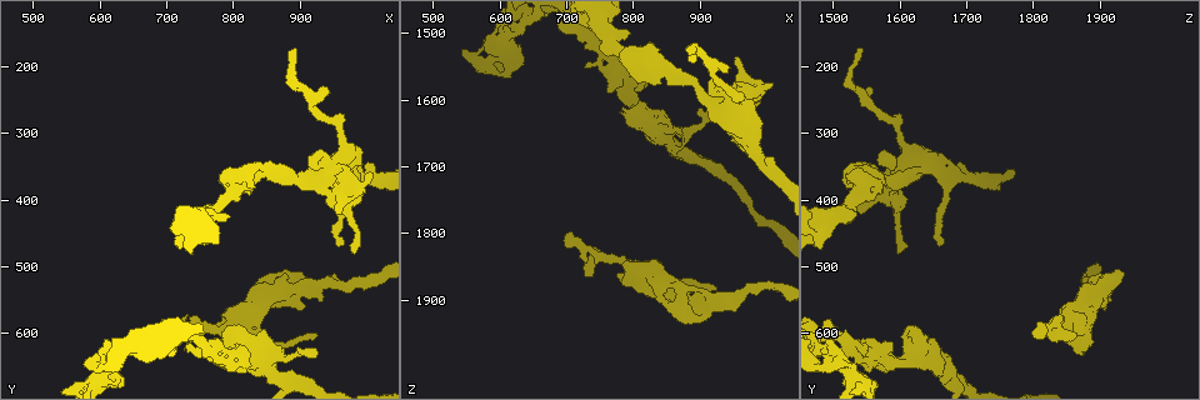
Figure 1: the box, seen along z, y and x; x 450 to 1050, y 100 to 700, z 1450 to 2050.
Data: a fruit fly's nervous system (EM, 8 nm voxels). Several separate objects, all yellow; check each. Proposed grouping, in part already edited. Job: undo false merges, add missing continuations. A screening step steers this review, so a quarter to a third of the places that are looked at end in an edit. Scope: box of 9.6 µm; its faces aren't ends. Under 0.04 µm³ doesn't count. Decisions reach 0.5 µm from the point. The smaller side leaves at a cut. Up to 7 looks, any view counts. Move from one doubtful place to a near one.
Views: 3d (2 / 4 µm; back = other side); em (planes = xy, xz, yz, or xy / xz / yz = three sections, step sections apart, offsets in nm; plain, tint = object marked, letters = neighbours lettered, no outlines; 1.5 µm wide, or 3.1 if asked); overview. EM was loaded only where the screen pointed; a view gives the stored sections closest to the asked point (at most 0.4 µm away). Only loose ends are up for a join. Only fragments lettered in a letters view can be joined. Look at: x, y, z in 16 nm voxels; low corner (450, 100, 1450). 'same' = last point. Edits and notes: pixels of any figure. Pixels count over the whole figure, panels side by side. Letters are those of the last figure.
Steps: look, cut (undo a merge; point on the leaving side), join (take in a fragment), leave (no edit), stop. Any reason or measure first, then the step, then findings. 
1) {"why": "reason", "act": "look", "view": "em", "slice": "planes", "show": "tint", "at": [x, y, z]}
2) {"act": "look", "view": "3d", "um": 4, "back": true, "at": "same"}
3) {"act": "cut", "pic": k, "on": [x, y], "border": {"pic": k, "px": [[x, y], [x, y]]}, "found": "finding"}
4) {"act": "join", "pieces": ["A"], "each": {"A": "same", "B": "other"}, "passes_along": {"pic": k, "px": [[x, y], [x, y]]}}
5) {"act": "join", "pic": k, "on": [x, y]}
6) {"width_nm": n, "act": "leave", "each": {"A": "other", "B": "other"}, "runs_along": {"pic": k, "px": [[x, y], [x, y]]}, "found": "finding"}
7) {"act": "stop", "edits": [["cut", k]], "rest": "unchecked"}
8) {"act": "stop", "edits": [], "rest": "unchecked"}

{"why": "an open end", "act": "look", "view": "3d", "um": 4, "at": [980, 480, 1595]}

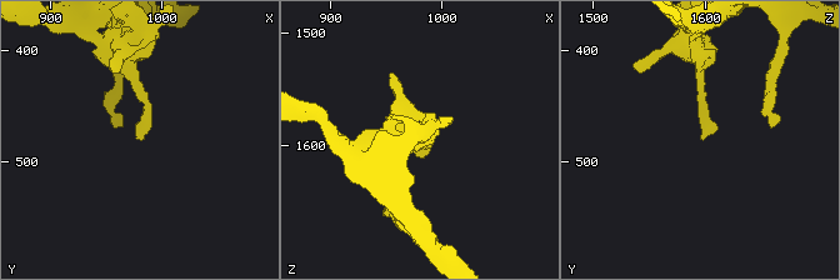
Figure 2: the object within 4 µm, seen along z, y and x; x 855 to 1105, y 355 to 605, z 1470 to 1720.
{"why": "shape alone is not enough", "act": "look", "view": "em", "slice": "planes", "show": "letters", "at": [978, 480, 1598]}

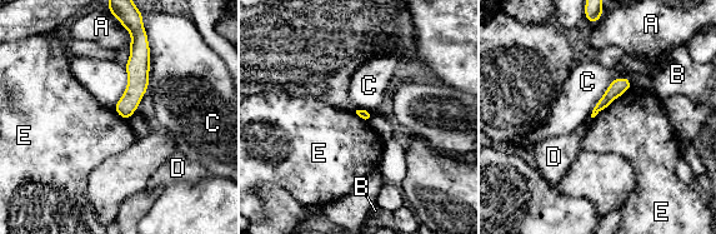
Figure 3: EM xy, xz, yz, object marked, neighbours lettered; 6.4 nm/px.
{"act": "leave", "each": {"A": "other", "B": "other", "C": "other", "D": "other", "E": "other"}, "runs_along": {"pic": 3, "px": [[138, 45], [138, 84], [125, 115]]}, "found": "no lettered fragment goes on from it"}

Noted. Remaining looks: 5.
{"why": "an open end", "act": "look", "view": "3d", "um": 2, "at": [1010, 355, 1575]}

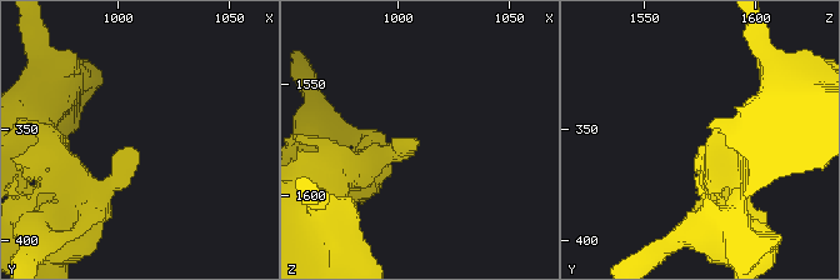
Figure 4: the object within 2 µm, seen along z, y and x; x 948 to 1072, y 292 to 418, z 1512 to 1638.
{"act": "look", "view": "em", "slice": "yz", "step": 8, "show": "letters", "at": [1007, 360, 1574]}

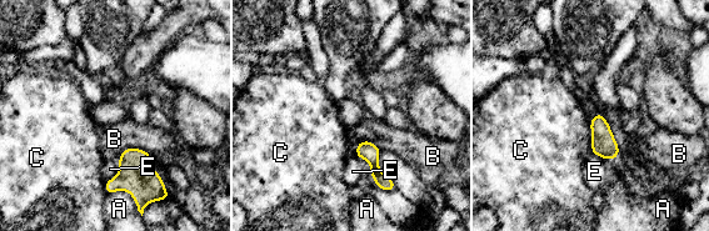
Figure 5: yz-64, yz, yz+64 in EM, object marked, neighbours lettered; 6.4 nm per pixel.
{"act": "look", "view": "em", "slice": "planes", "show": "letters", "at": "same"}

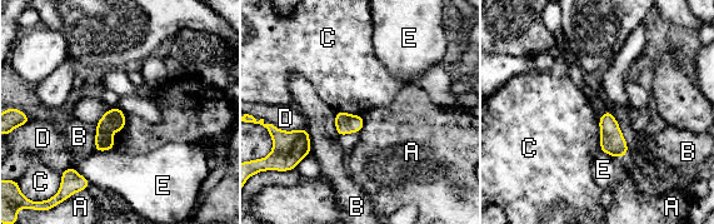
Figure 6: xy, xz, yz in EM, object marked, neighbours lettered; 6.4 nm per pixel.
{"act": "leave", "each": {"A": "other", "B": "other", "C": "other", "D": "other", "E": "other"}, "border": {"pic": 6, "px": [[598, 120], [600, 150]]}, "found": "no lettered fragment goes on from it"}

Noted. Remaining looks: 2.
{"why": "an open end", "act": "look", "view": "3d", "um": 4, "at": [580, 640, 1525]}

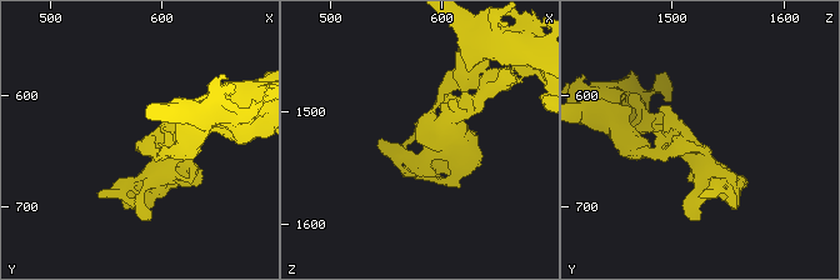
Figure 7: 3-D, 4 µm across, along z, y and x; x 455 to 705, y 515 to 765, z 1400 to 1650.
{"arms": 3, "why": "need the tissue", "act": "look", "view": "em", "slice": "planes", "show": "letters", "at": [580, 646, 1526]}

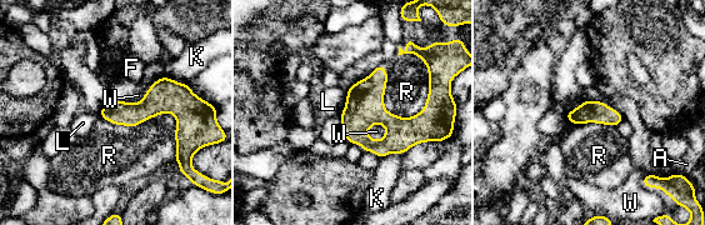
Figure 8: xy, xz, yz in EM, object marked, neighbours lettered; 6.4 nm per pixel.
{"act": "leave", "each": {"A": "other", "F": "other", "K": "other", "L": "other", "R": "other", "W": "other"}, "border": {"pic": 8, "px": [[386, 129], [374, 124], [366, 134]]}, "found": "none of them fits"}

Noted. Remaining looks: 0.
{"act": "stop", "edits": [], "rest": "unchecked"}

